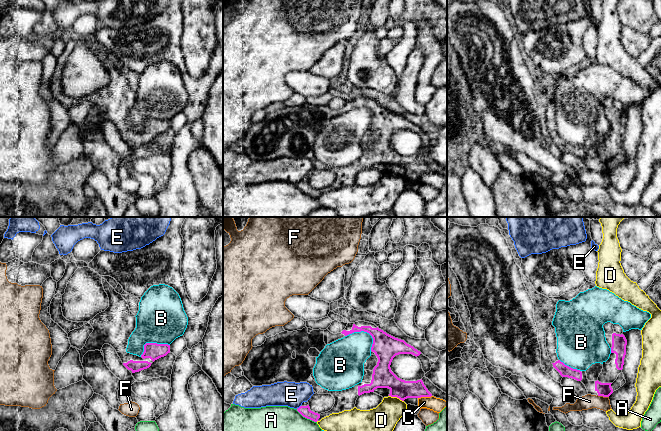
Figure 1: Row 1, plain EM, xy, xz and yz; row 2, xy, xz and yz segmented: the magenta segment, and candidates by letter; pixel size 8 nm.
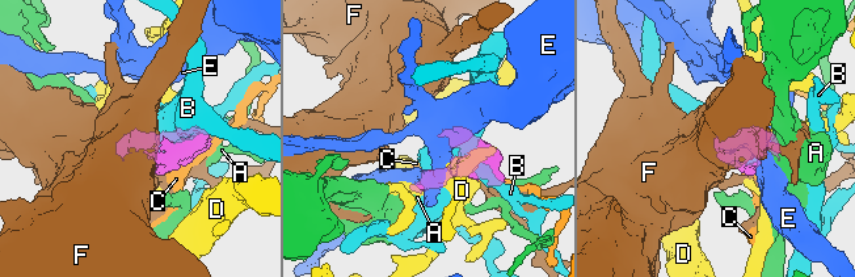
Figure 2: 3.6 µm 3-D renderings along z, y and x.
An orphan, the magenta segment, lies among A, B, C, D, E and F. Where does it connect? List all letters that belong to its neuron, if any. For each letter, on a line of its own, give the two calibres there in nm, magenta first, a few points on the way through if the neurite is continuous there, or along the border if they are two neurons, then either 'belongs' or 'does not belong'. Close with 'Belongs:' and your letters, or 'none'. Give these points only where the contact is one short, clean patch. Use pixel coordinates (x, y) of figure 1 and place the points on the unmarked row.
A: calibres 90 and 440 nm; border xz (296, 185), (303, 192), (316, 198); does not belong
B: calibres 200 and 300 nm; does not belong
C: calibres 150 and 110 nm; does not belong
D: calibres 170 and 240 nm; does not belong
E: calibres 90 and 200 nm; border xz (300, 181), (298, 184); does not belong
F: calibres 110 and 120 nm; does not belong
Belongs: none

